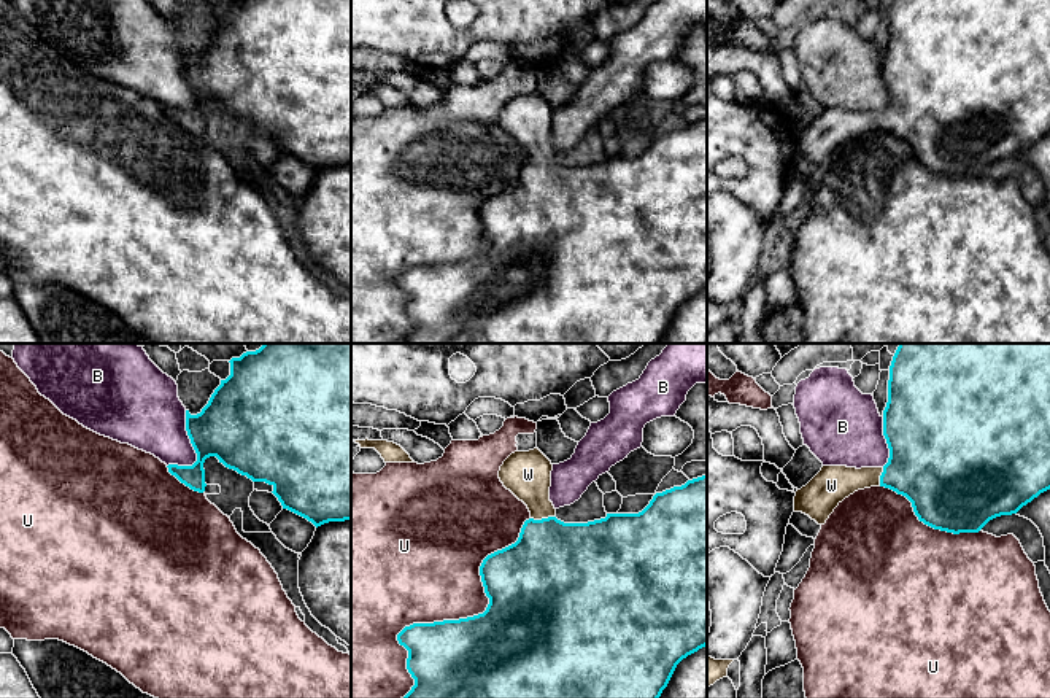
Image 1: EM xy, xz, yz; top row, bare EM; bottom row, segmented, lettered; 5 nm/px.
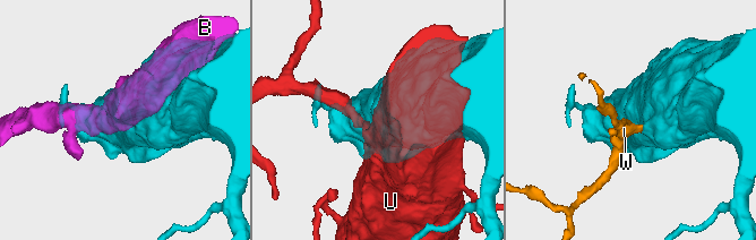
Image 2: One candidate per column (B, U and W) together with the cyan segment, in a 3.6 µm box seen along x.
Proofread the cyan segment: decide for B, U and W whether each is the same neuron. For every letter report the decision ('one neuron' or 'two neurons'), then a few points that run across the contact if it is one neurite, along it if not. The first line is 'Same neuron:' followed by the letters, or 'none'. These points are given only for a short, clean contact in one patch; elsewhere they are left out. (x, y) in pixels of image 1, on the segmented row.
Same neuron: W
B: two neurons
U: two neurons
W: one neuron; line xz (555, 566), (542, 519), (542, 509), (528, 474)

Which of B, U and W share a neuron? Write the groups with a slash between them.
B / U / W

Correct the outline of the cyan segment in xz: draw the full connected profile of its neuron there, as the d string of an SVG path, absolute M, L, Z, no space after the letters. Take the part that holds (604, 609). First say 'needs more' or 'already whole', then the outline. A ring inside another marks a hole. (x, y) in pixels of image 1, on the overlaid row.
needs more; M539 448L529 452L515 452L500 466L499 471L500 482L507 490L510 490L519 501L523 501L527 506L531 518L524 522L519 537L515 544L491 553L483 560L480 566L480 576L484 587L484 593L489 598L489 604L483 614L459 620L413 623L410 626L405 626L397 634L399 644L408 650L407 669L415 679L415 685L403 698L659 698L662 690L667 687L677 665L688 655L707 646L707 474L688 480L681 487L674 487L662 493L656 493L650 501L650 504L639 514L607 514L605 518L588 523L564 523L554 517L556 509L550 501L551 471L553 471L551 461Z

